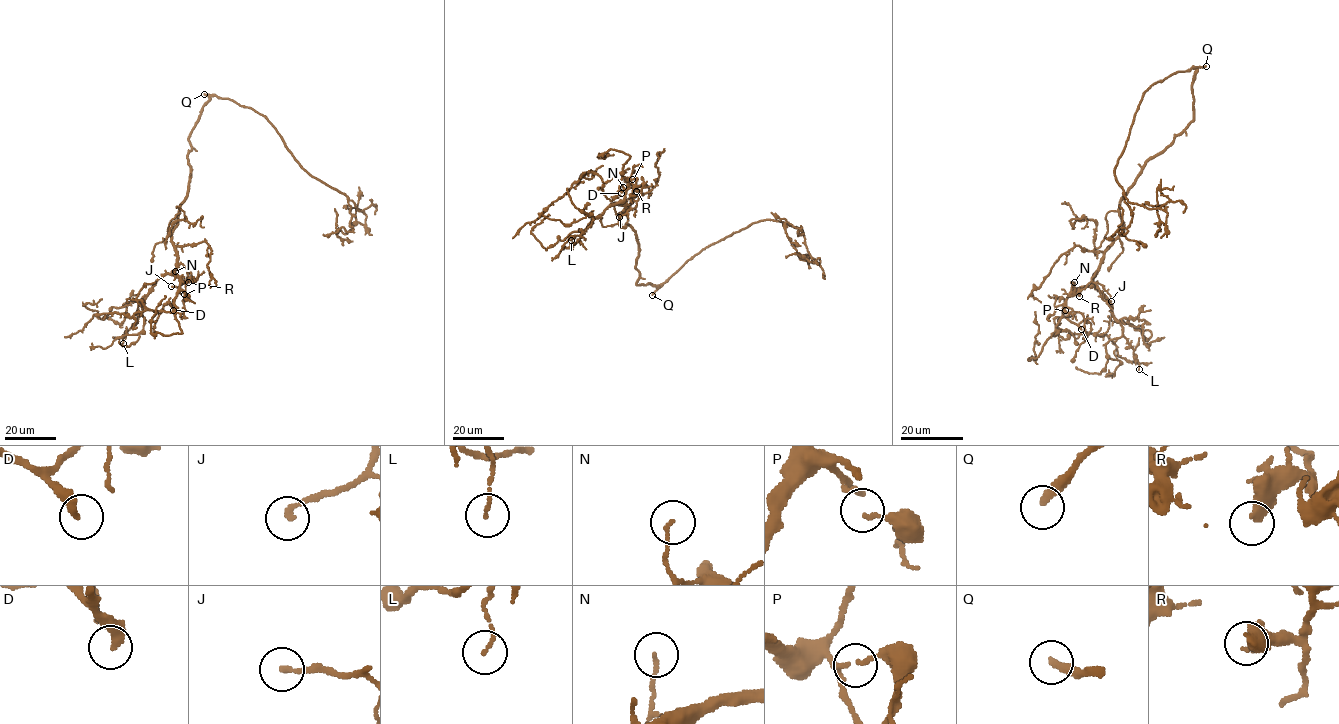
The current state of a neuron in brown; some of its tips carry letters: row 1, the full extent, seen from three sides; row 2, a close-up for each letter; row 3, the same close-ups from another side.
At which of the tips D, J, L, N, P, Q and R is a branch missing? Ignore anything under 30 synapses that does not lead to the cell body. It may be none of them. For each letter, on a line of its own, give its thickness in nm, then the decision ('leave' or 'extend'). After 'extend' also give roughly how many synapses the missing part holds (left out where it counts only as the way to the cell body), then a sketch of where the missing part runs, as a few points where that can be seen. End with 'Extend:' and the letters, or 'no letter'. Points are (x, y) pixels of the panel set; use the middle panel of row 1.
D: 360 nm | leave
J: 190 nm | leave
L: 110 nm | leave
N: 120 nm | leave
P: 140 nm | leave
Q: 280 nm | extend
R: 440 nm | leave
Extend: Q

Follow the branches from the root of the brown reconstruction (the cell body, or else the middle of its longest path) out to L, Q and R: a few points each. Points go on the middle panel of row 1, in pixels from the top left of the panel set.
L: (639, 276), (636, 233), (619, 222), (623, 202), (611, 203), (571, 240)
Q: (639, 276), (637, 285), (652, 283), (658, 288), (652, 295)
R: (639, 276), (636, 233), (619, 222), (625, 207), (640, 195), (636, 191)

